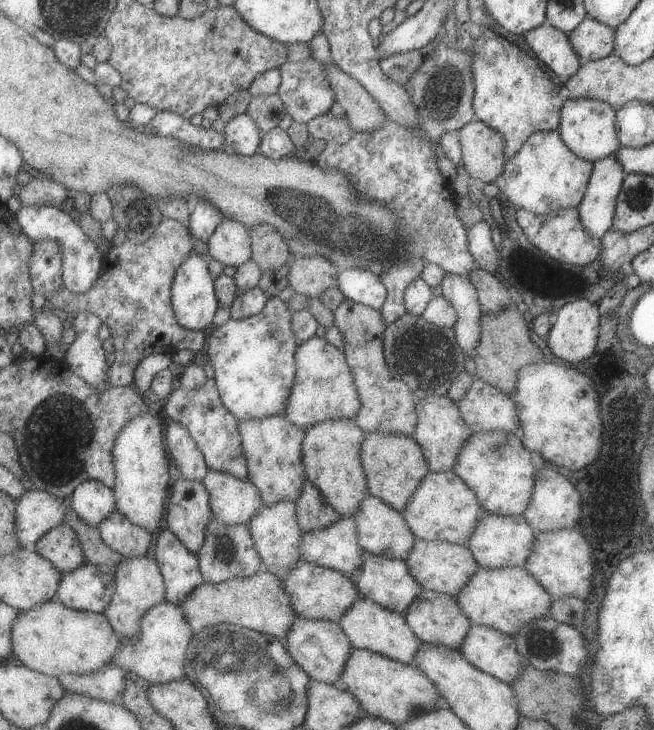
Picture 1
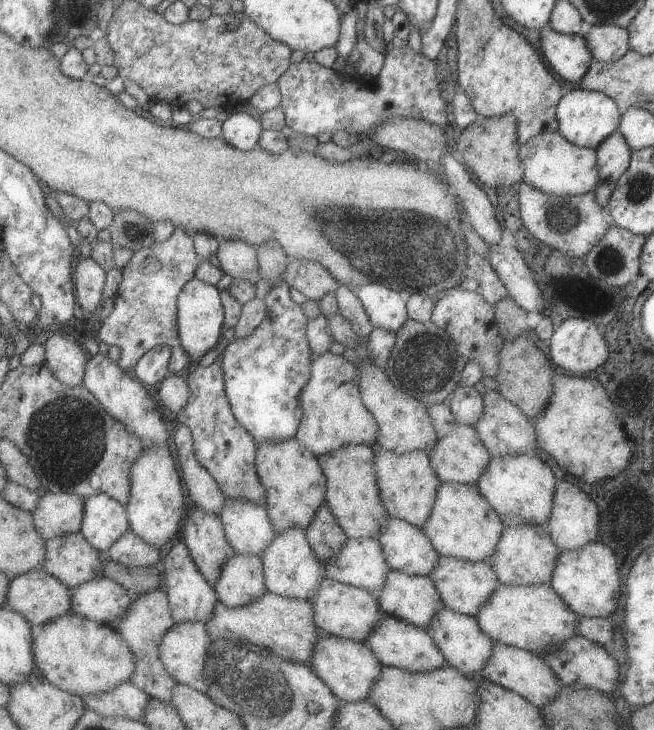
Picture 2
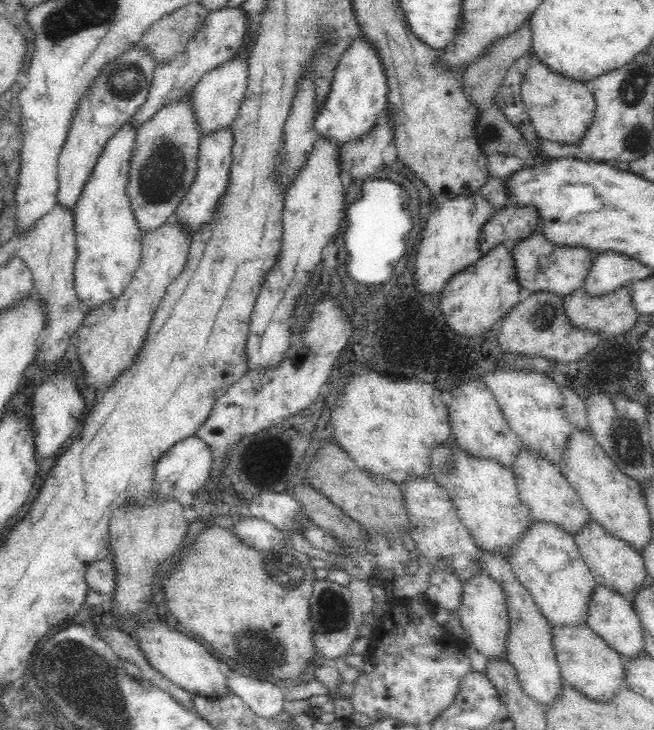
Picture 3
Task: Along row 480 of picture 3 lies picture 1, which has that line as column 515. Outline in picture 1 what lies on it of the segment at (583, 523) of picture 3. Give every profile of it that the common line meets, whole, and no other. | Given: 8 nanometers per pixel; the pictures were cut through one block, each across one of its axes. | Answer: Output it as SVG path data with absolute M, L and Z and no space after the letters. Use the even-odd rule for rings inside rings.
M490 514L480 519L474 529L474 534L470 536L465 544L472 552L474 559L478 561L478 566L486 569L500 569L501 567L523 567L531 552L535 540L535 531L523 518L523 515L497 516Z

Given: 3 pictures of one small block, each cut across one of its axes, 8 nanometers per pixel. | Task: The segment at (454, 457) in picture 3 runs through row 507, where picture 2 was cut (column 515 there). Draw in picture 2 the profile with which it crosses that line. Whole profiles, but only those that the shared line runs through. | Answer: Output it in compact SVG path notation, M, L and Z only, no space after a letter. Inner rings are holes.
M534 454L492 456L489 460L486 471L475 485L487 504L497 512L499 520L505 527L517 528L530 524L545 528L553 508L553 492L558 481L547 463Z

